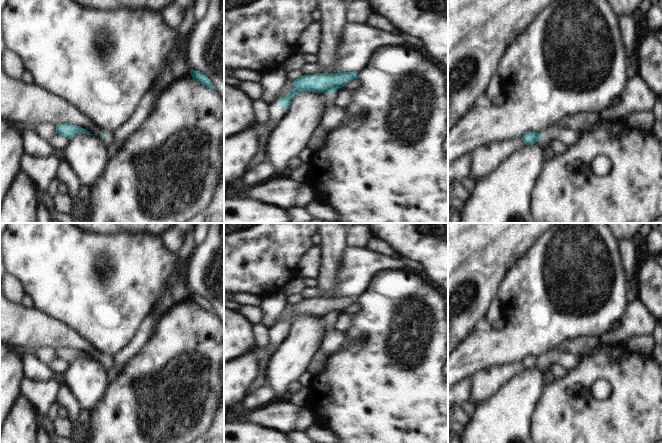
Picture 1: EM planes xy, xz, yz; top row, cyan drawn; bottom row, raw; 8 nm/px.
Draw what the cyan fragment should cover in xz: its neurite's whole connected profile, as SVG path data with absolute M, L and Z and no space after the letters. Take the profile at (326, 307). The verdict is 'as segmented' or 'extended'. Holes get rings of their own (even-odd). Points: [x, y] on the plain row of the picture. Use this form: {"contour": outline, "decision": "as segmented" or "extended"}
{"contour": "M357 296L340 297L316 297L314 299L302 299L292 305L293 312L285 320L274 324L269 329L270 345L263 348L262 356L273 351L275 345L281 343L288 335L292 322L300 316L318 316L324 318L333 317L335 314L343 312L347 307L357 303Z", "decision": "extended"}

